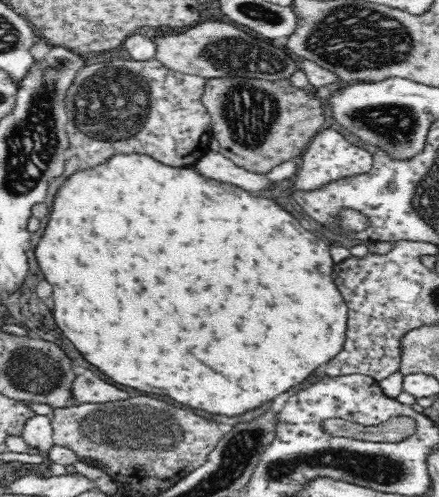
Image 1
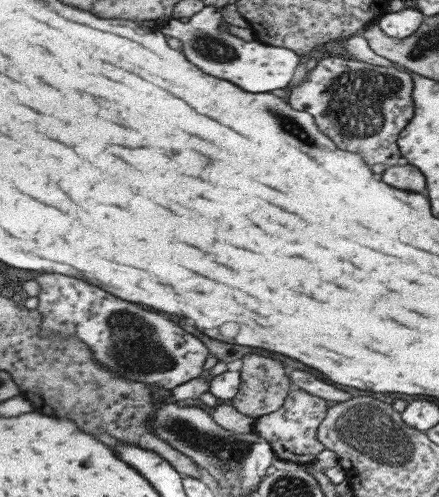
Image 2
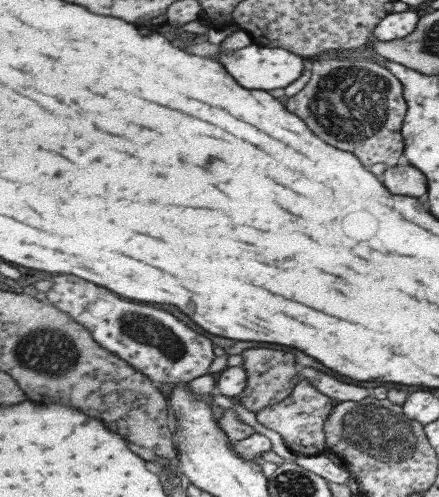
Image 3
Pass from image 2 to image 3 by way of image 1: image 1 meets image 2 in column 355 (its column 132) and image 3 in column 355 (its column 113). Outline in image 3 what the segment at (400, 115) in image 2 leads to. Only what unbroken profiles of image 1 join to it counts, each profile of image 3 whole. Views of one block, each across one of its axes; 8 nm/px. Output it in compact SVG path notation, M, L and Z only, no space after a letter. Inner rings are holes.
M321 60L313 64L313 76L309 84L289 100L291 110L299 114L319 134L339 146L357 154L361 162L371 168L373 164L385 164L395 168L403 156L403 122L407 114L407 102L403 98L403 86L389 68L375 62L353 62L353 60Z

